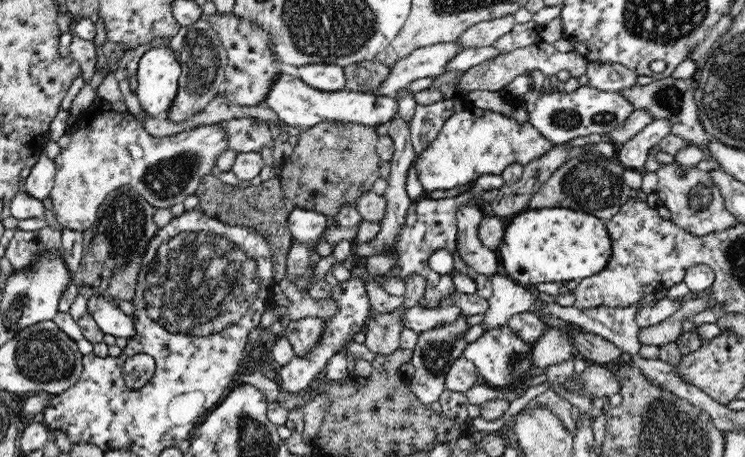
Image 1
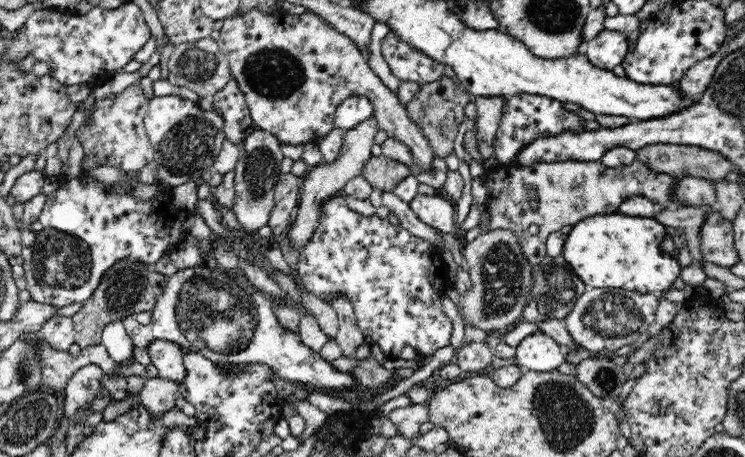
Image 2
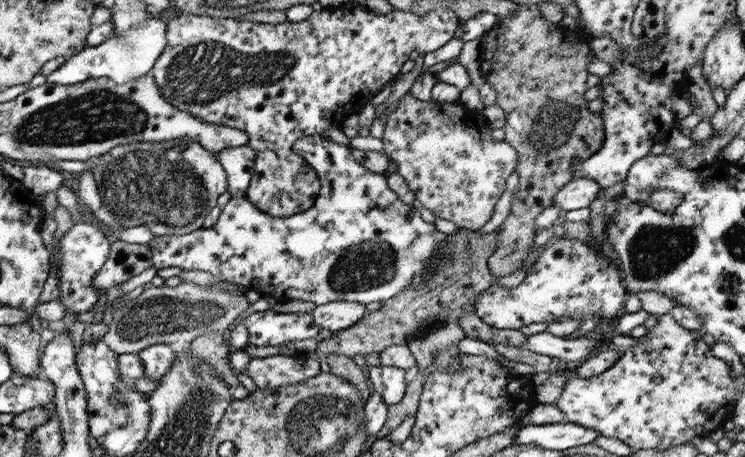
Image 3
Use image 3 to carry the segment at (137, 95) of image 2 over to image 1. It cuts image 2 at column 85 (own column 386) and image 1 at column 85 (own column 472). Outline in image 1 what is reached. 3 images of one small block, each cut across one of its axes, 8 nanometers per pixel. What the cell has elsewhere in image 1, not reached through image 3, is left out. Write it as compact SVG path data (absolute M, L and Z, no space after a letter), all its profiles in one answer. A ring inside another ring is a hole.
M121 99L117 102L94 100L92 106L76 117L69 135L72 138L70 145L55 158L55 183L49 196L52 198L53 214L63 228L81 231L94 224L106 195L122 186L135 188L155 208L182 204L187 196L198 190L202 177L212 173L220 154L230 148L230 137L221 123L192 126L163 138L152 136L138 123Z

